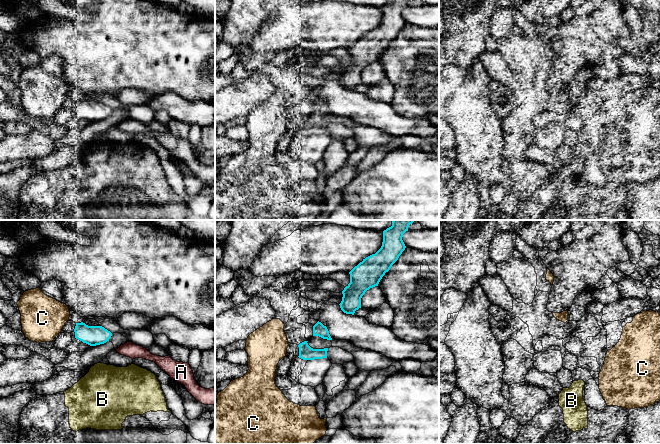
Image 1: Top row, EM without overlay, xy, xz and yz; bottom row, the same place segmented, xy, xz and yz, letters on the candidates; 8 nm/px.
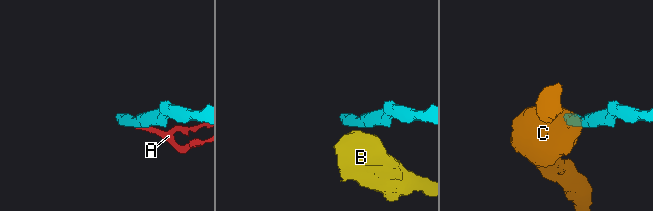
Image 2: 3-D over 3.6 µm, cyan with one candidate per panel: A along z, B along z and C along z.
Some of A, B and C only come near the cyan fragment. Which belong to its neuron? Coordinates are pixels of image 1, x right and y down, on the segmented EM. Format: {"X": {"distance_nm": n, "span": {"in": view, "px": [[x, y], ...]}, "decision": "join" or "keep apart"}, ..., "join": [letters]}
{"A": {"distance_nm": 100, "span": {"in": "xy", "px": [[108, 340], [116, 349]]}, "decision": "keep apart"}, "B": {"distance_nm": 140, "span": {"in": "xy", "px": [[95, 345], [97, 363]]}, "decision": "keep apart"}, "C": {"distance_nm": 70, "span": {"in": "xy", "px": [[76, 323], [68, 319]]}, "decision": "join"}, "join": ["C"]}

